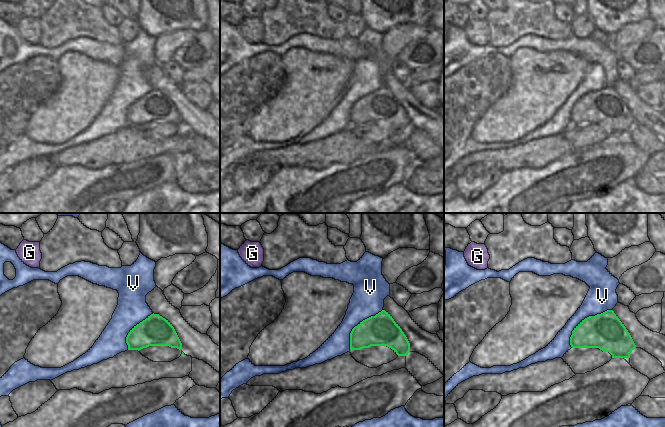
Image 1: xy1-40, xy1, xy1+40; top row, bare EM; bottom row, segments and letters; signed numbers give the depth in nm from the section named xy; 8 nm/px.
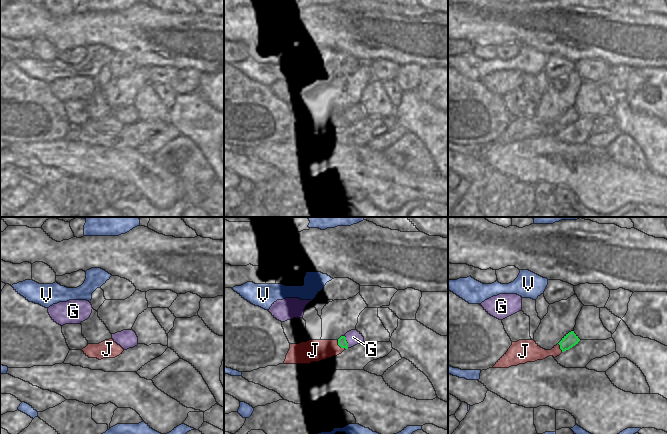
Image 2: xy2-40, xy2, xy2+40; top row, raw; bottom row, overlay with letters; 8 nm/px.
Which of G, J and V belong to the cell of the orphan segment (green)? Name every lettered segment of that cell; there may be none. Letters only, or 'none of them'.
G

